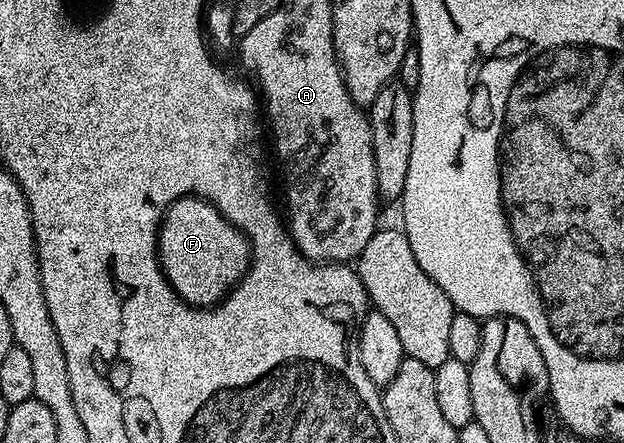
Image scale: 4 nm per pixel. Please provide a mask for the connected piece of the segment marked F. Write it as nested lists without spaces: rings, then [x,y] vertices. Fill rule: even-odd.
[[[196,196],[176,199],[168,207],[157,239],[160,265],[168,283],[194,307],[215,306],[248,271],[252,251],[248,239],[215,206]]]

